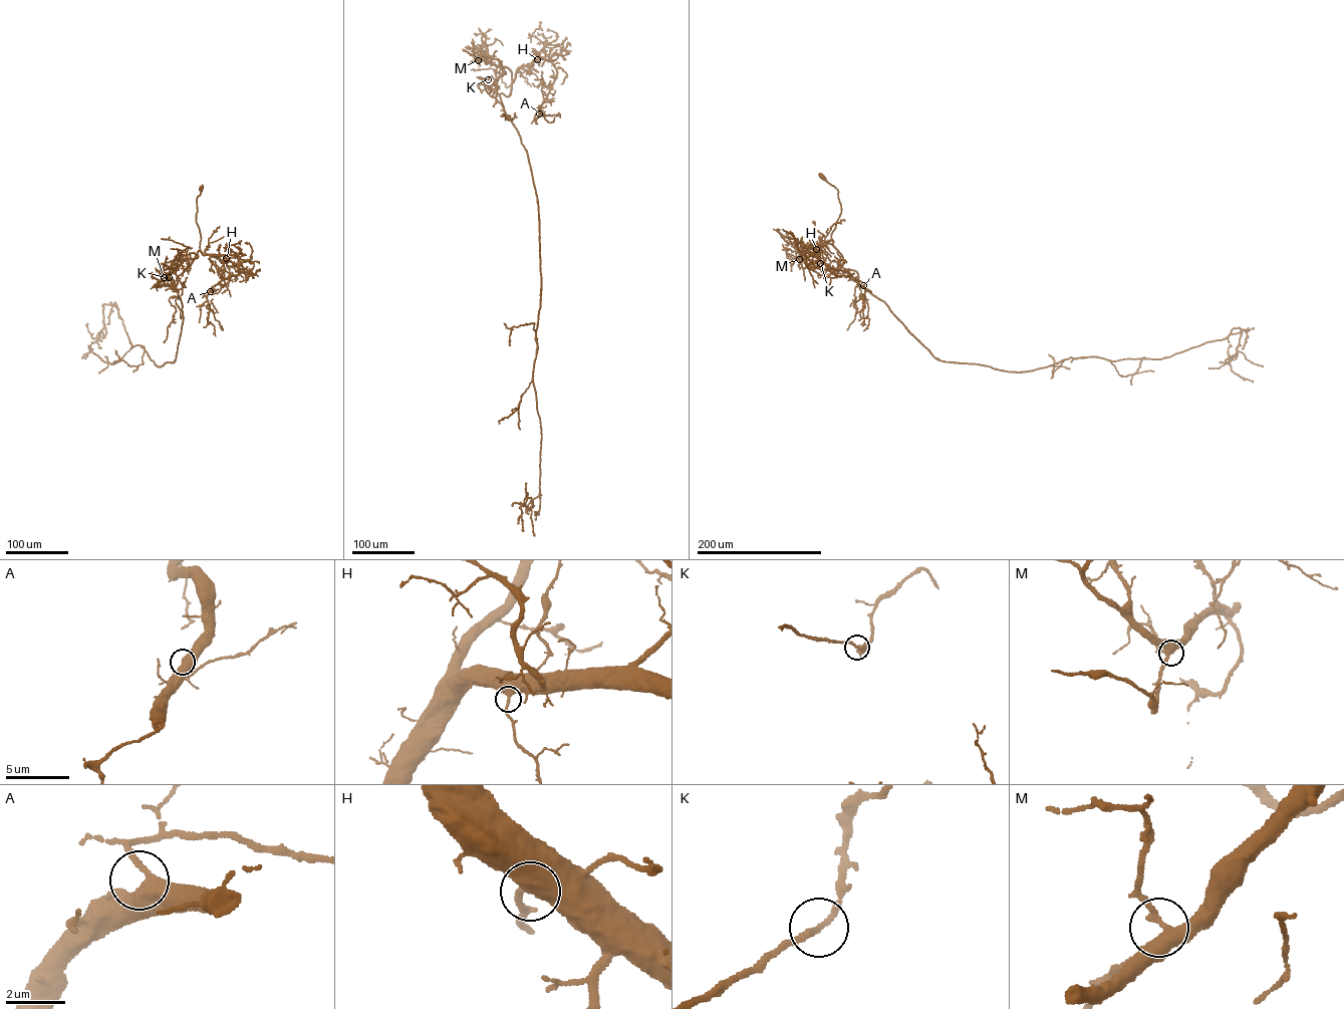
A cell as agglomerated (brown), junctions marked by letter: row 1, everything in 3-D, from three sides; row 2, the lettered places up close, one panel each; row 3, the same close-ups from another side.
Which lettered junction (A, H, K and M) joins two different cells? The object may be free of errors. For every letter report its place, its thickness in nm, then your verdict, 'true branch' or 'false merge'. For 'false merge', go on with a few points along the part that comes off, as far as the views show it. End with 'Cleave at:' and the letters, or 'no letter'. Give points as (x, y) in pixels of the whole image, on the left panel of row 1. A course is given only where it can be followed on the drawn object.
A: (210, 291) | 550 nm | true branch
H: (226, 258) | 360 nm | true branch
K: (169, 277) | 200 nm | true branch
M: (164, 277) | 360 nm | true branch
Cleave at: no letter

